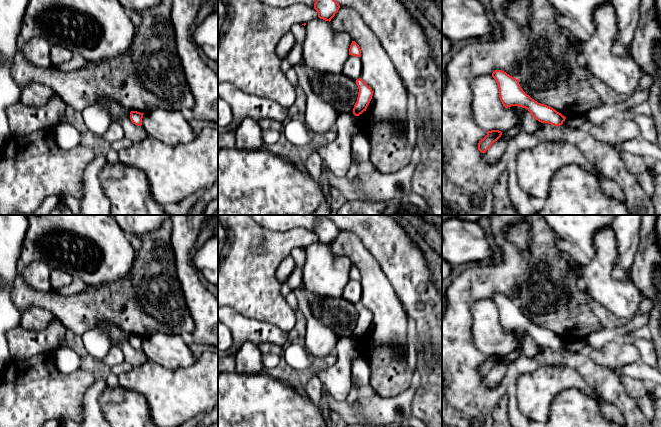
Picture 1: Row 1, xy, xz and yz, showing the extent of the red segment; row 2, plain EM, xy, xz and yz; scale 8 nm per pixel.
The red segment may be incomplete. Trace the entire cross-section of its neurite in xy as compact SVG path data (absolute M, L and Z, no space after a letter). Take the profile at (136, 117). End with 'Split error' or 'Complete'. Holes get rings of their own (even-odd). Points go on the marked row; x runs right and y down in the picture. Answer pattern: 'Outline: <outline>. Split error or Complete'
Outline: M131 111L130 112L130 119L131 119L132 123L137 125L137 126L141 126L143 114L144 113L140 113L140 112L137 112L137 111Z. Complete

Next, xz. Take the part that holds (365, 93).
Outline: M361 78L357 79L356 83L357 83L359 92L358 92L357 101L353 108L353 114L355 116L359 116L364 111L366 111L372 99L373 91Z. Complete

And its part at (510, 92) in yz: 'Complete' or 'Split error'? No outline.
Complete

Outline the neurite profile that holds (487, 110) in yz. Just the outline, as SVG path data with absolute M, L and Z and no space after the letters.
M480 75L471 83L472 103L471 115L476 124L485 131L499 130L502 133L519 126L522 132L538 135L541 123L530 112L519 106L505 108L499 97L499 89L492 75Z

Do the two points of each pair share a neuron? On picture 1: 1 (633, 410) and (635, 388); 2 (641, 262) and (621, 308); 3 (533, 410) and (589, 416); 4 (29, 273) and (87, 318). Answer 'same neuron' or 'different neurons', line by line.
1: different neurons
2: different neurons
3: different neurons
4: different neurons

